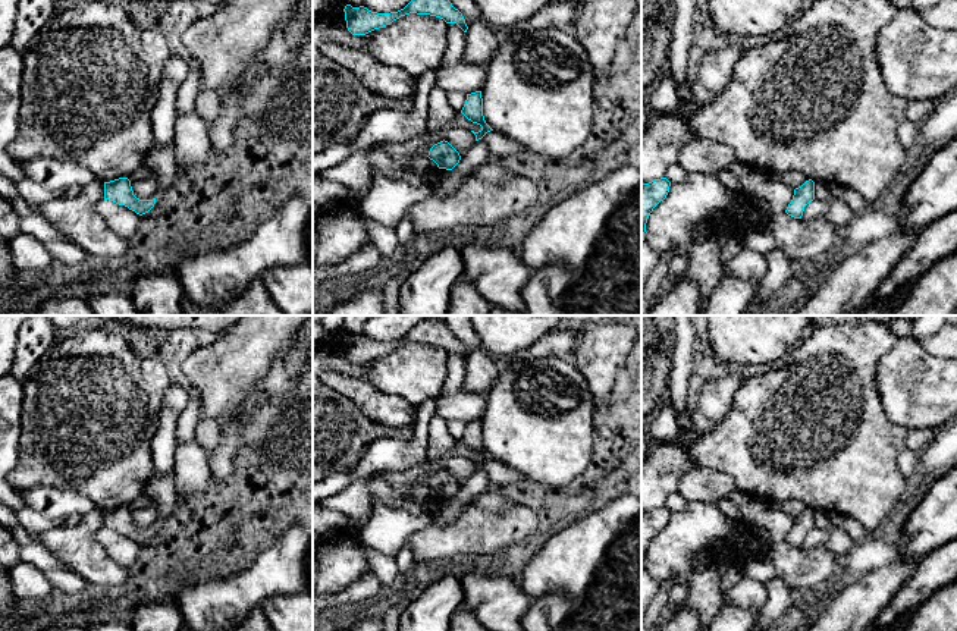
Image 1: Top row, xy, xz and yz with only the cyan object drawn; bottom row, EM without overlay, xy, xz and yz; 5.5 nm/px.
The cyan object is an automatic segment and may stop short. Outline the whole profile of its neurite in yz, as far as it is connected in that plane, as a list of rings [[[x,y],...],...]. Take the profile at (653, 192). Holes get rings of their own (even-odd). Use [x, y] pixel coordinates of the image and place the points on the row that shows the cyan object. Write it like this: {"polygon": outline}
{"polygon": [[[666,178],[641,183],[641,242],[644,241],[646,223],[653,208],[666,198],[671,182]]]}

